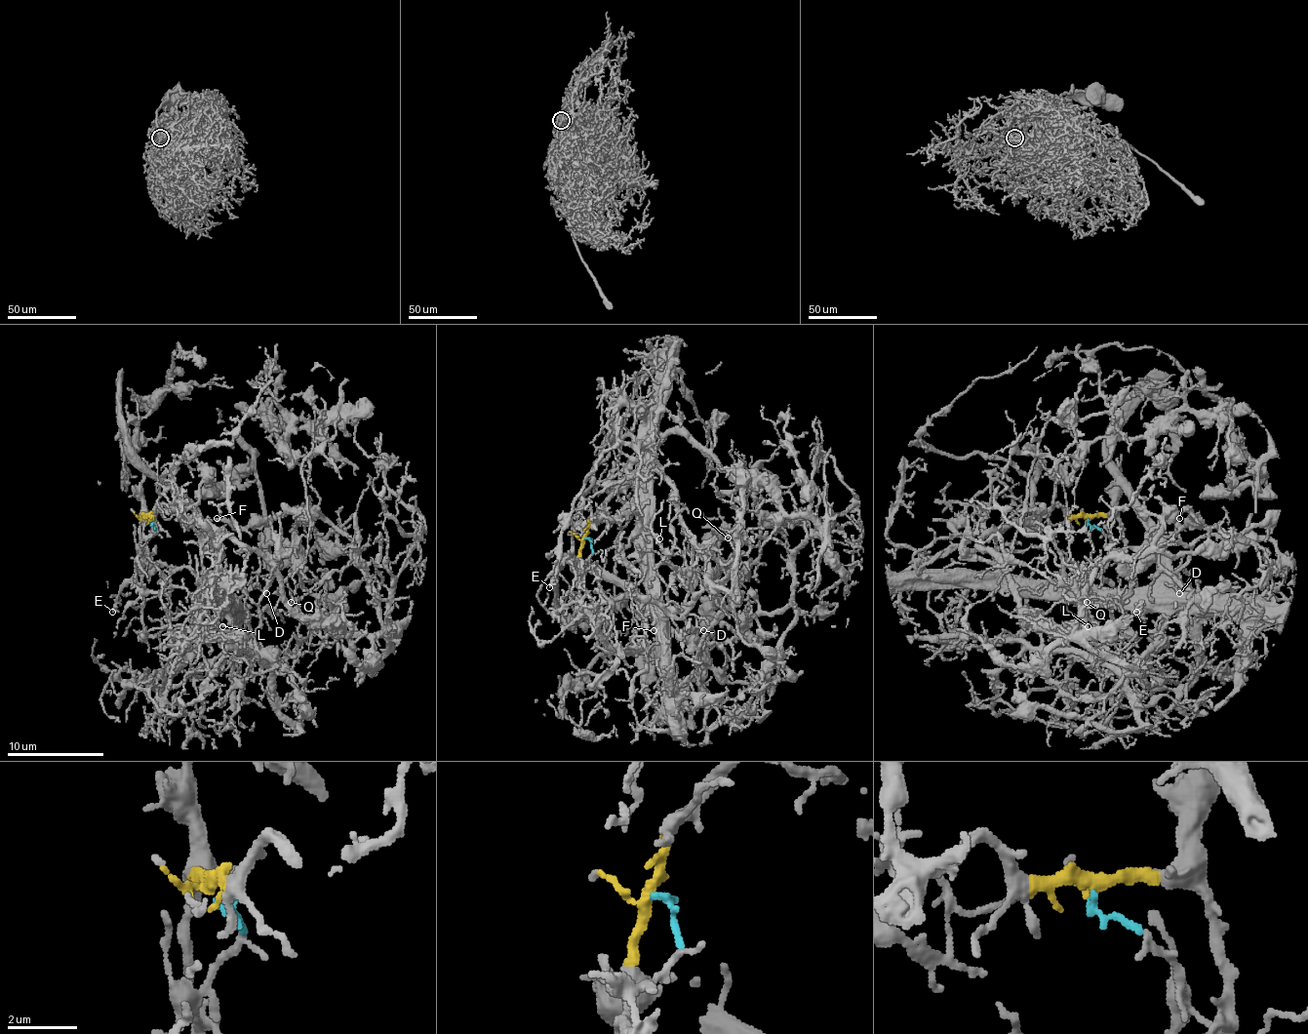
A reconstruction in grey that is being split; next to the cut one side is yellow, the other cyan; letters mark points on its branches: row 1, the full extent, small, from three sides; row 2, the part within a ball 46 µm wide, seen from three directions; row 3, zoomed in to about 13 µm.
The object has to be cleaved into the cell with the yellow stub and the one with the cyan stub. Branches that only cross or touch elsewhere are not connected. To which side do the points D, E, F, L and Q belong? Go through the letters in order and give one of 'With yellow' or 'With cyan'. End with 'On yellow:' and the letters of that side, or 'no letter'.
D: With yellow
E: With cyan
F: With yellow
L: With cyan
Q: With yellow
On yellow: D, F, Q

